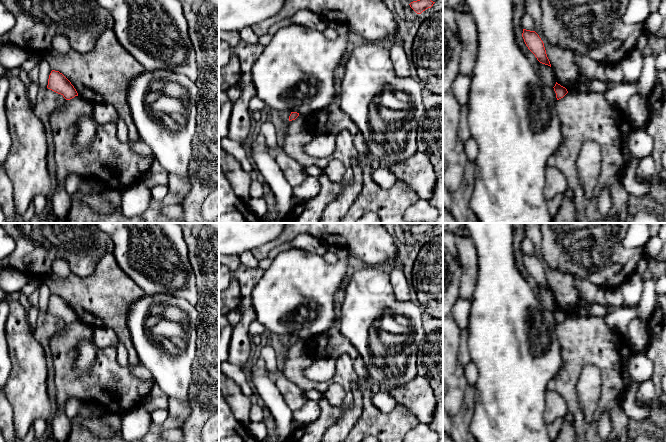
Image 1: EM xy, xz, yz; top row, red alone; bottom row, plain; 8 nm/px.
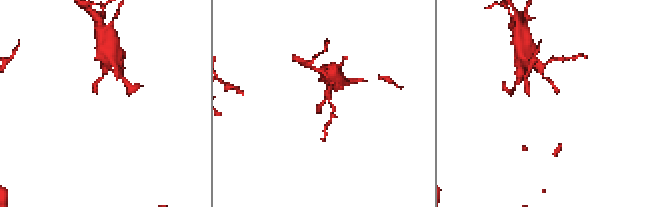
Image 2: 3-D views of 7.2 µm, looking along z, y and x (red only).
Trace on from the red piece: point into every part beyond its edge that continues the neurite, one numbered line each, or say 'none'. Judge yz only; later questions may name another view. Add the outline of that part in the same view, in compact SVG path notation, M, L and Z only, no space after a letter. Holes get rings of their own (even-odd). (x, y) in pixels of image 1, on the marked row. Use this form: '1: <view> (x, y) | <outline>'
none

